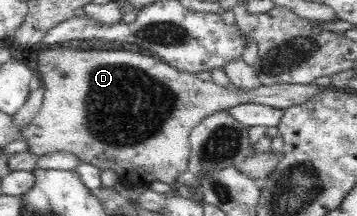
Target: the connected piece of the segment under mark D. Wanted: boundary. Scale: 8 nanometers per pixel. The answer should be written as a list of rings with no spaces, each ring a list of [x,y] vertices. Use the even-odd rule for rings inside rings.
[[[70,48],[52,49],[52,51],[42,51],[40,57],[38,57],[38,71],[42,75],[42,86],[44,86],[44,101],[42,101],[42,107],[40,112],[23,128],[21,131],[21,137],[27,143],[27,150],[37,157],[42,157],[46,153],[54,153],[55,151],[62,151],[65,153],[73,153],[78,157],[81,163],[89,163],[96,166],[101,171],[113,171],[118,178],[118,183],[132,187],[150,187],[151,183],[168,183],[168,185],[174,185],[174,181],[177,181],[186,171],[189,162],[189,155],[191,152],[191,143],[189,140],[190,134],[194,127],[197,127],[206,117],[213,115],[217,112],[224,112],[225,109],[231,107],[255,103],[262,106],[276,107],[282,109],[292,107],[294,104],[301,104],[302,102],[310,99],[314,94],[322,92],[324,90],[334,89],[333,86],[320,86],[315,82],[308,85],[300,84],[276,84],[276,85],[262,85],[260,84],[255,88],[237,88],[234,84],[230,83],[226,86],[217,85],[215,82],[204,81],[196,78],[194,74],[180,71],[178,68],[167,65],[164,61],[161,61],[154,56],[148,57],[148,55],[141,55],[140,53],[134,53],[134,51],[83,51]]]

